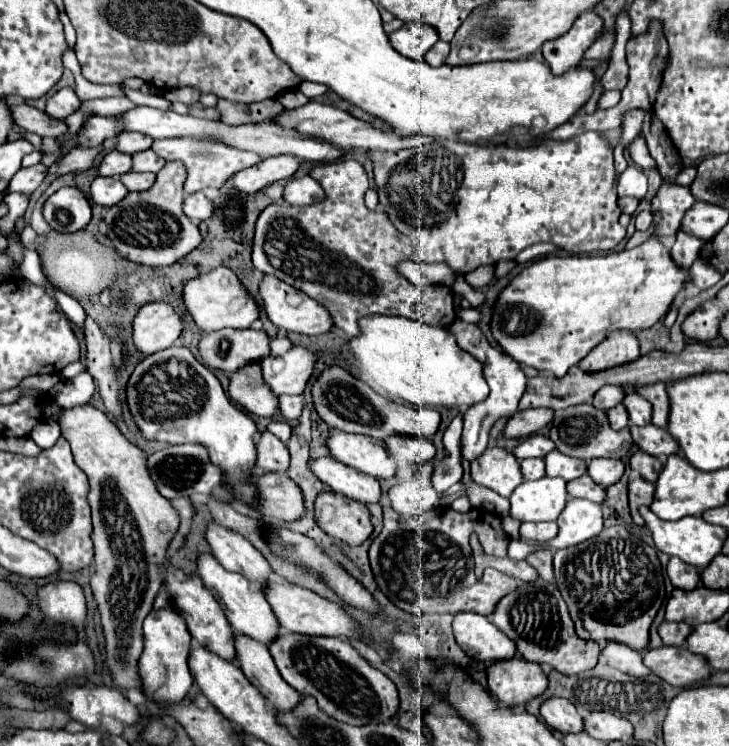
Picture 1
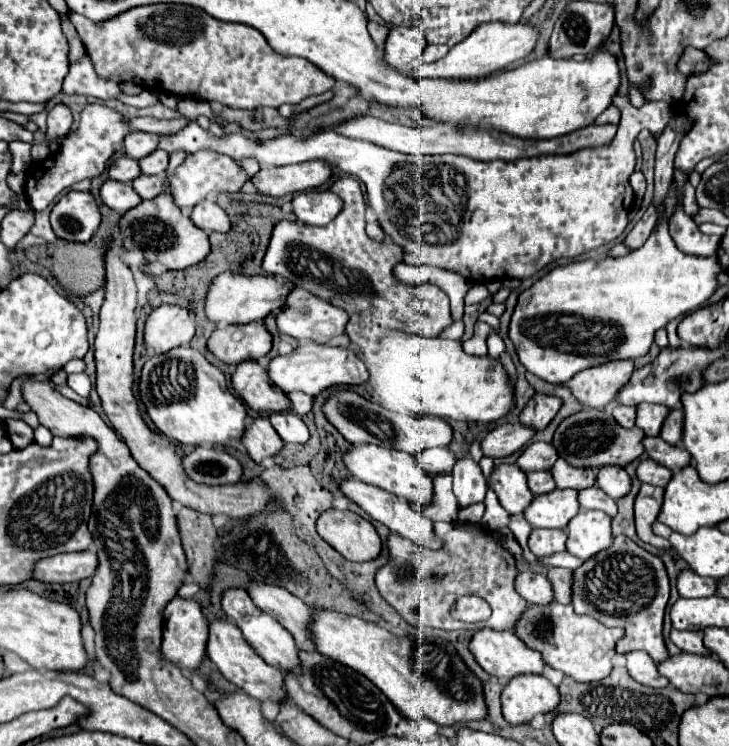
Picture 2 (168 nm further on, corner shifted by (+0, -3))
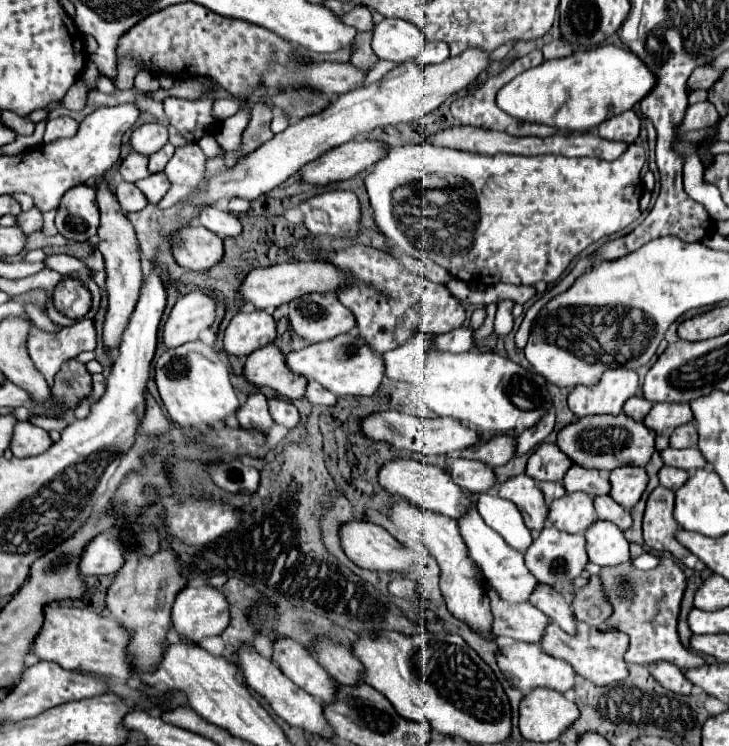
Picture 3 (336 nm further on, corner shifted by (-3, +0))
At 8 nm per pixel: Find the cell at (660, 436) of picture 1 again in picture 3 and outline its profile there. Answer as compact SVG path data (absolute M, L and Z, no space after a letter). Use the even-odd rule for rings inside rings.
M667 448L667 450L661 452L661 458L667 466L681 468L681 470L687 470L687 472L695 472L695 470L707 466L707 460L703 458L703 454L699 454L697 448L683 448L683 450Z

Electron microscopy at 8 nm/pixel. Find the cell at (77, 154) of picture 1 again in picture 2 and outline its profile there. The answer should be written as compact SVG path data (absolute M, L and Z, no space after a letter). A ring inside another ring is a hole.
M86 105L86 109L82 111L80 127L66 135L58 155L52 155L40 161L38 165L30 163L26 171L26 183L28 183L28 199L36 211L46 209L60 193L64 193L64 189L72 187L82 179L98 177L106 169L108 159L118 149L122 139L130 133L130 127L124 125L122 119L124 117L118 111L106 105Z

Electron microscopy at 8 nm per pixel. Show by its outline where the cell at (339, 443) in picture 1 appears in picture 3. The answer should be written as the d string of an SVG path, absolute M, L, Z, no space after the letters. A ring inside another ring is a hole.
M393 460L393 462L387 462L379 470L379 484L395 498L407 500L421 510L431 510L435 514L443 514L443 516L449 516L449 518L455 518L455 520L465 516L471 508L469 494L465 494L463 488L457 486L447 476L447 472L443 472L439 466L421 464L421 462L415 462L415 460Z

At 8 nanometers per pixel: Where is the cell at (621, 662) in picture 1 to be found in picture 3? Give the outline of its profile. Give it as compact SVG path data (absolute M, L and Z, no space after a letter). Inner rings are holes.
M657 662L651 668L651 674L663 688L667 688L675 694L691 694L693 692L693 684L685 678L685 672L681 668L677 668L675 664Z

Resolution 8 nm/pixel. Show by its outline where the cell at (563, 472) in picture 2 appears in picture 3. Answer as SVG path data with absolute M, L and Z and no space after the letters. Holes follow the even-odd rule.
M571 466L563 478L563 486L567 492L585 492L589 496L609 494L609 480L599 476L599 470L587 470L583 466Z

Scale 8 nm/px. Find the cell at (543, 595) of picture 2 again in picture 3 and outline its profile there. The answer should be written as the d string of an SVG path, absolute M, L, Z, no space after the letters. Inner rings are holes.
M537 586L535 594L531 594L531 604L539 608L543 614L547 614L567 634L573 636L577 632L571 602L567 602L565 598L559 598L555 590L547 590L547 586Z

